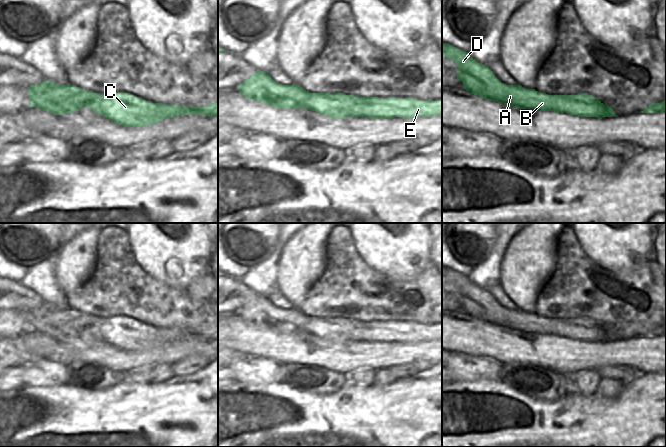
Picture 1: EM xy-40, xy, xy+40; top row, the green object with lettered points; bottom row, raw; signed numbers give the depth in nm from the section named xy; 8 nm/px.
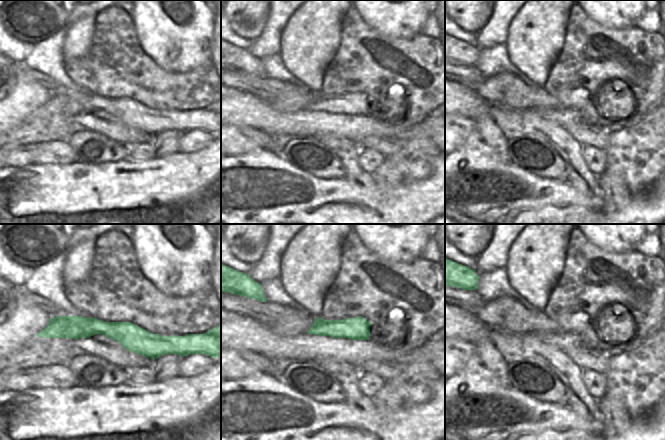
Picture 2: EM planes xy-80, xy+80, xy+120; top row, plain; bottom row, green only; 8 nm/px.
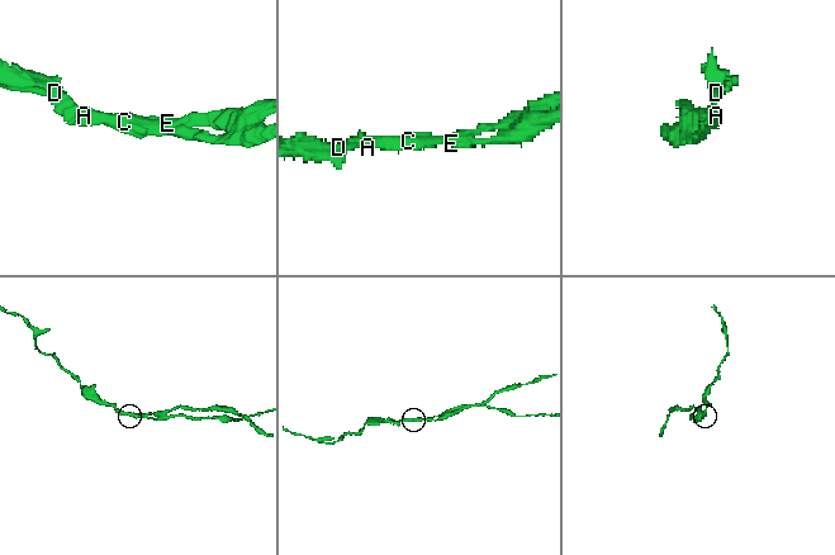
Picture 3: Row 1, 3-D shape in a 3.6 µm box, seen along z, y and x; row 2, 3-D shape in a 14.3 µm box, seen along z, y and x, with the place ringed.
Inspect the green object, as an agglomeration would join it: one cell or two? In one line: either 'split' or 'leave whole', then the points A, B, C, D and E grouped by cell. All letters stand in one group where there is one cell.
split; A B D E / C

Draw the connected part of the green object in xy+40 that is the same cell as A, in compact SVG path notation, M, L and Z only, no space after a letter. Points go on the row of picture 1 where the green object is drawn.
M442 43L442 55L448 57L459 66L456 72L457 81L463 82L466 91L490 101L504 103L520 109L538 109L540 111L561 111L569 115L580 117L617 117L613 109L604 105L592 95L585 95L582 99L570 101L566 97L555 97L540 93L535 89L526 89L518 85L502 83L482 63L478 63L462 51L448 43Z

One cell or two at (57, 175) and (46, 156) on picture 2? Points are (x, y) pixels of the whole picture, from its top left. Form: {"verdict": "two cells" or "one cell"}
{"verdict": "two cells"}

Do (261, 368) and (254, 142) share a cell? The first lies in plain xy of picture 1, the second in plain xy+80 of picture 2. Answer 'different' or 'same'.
same

